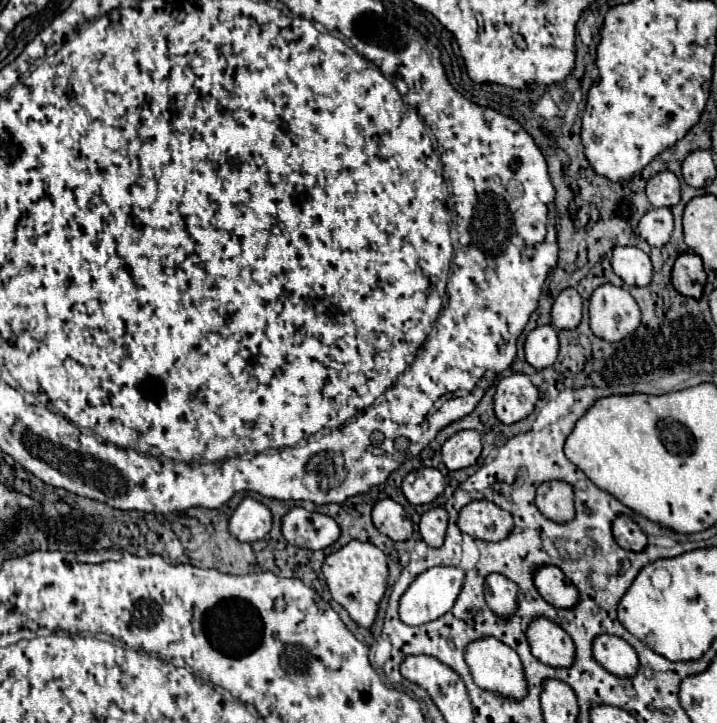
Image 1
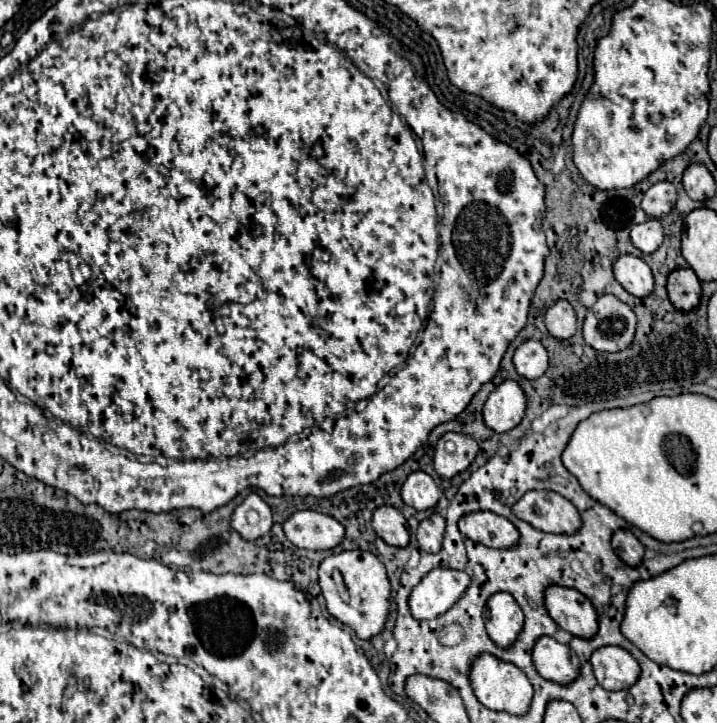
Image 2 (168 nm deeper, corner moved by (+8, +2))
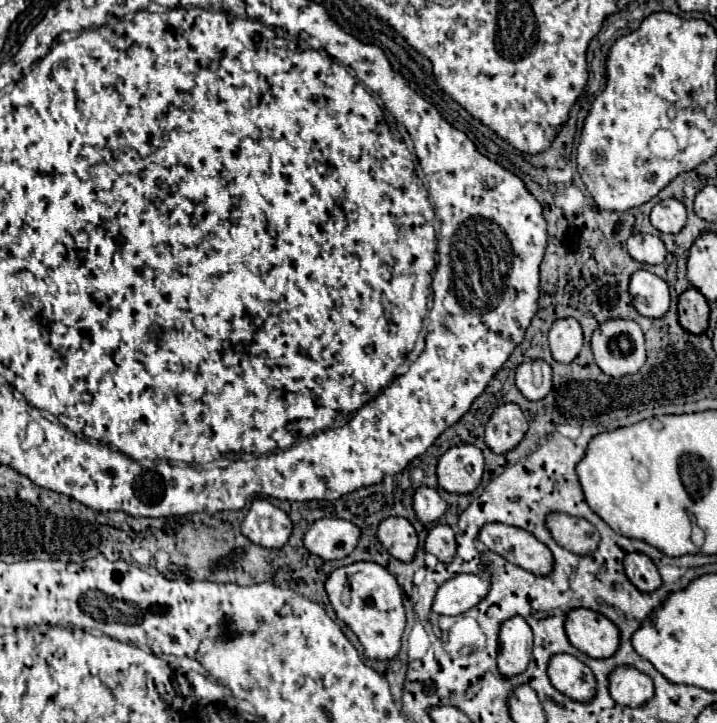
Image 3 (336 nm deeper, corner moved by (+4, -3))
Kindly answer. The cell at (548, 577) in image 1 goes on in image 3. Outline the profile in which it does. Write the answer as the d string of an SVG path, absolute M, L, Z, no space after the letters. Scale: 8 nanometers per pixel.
M574 608L566 614L564 628L572 646L592 658L612 656L612 652L616 652L616 626L600 612L590 608Z

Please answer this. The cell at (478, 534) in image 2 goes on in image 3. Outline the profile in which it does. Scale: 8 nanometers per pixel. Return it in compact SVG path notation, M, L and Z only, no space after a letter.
M492 522L478 532L478 542L532 574L548 574L552 570L552 552L522 528Z

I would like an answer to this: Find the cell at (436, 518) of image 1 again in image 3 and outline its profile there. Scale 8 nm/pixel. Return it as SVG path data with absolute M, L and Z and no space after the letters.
M438 524L434 526L424 542L424 550L428 554L434 554L440 562L452 562L454 552L456 552L456 540L454 540L454 530L448 524Z

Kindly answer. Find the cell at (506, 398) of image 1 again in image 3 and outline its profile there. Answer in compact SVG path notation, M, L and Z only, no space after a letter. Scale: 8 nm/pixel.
M498 404L486 424L486 444L498 454L506 454L524 438L526 430L528 422L518 404Z

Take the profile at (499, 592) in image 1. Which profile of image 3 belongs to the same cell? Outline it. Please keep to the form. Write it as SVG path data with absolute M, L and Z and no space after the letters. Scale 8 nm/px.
M512 616L500 626L498 668L504 676L514 676L526 670L532 656L532 628L522 616Z

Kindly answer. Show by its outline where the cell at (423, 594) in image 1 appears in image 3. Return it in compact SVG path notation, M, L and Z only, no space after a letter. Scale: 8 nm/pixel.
M458 574L444 582L434 596L432 612L458 616L476 606L488 594L488 582L474 574Z

